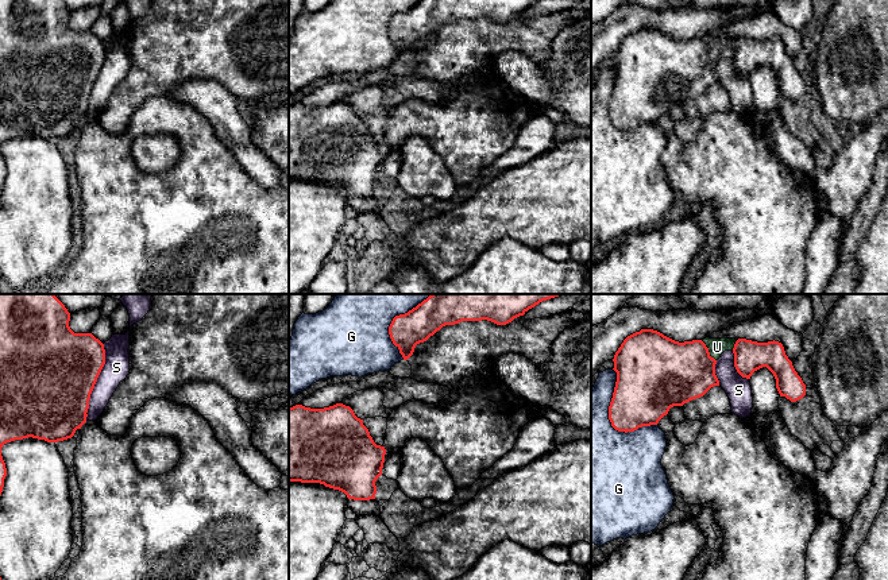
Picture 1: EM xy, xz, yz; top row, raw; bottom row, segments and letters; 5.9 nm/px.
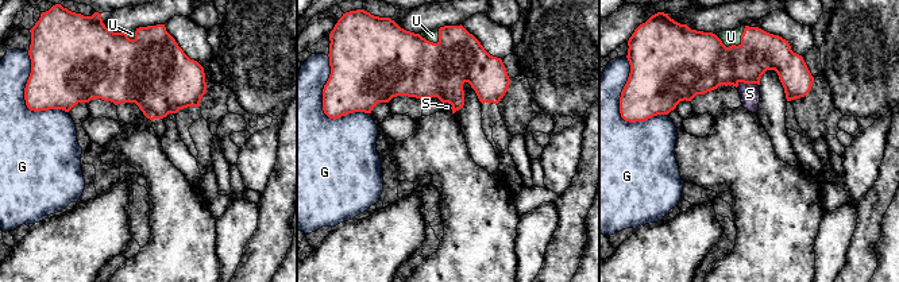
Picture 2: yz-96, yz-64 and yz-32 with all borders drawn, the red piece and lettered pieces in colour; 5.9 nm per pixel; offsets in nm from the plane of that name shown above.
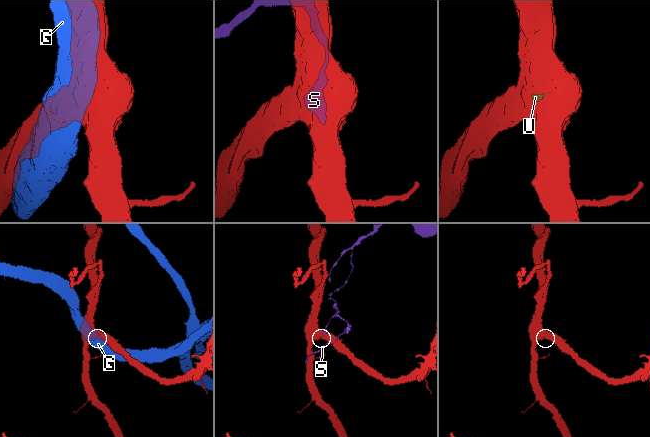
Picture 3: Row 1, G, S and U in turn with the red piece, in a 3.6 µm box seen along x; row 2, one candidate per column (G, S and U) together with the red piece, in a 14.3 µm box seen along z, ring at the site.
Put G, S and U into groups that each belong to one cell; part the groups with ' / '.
G / S / U

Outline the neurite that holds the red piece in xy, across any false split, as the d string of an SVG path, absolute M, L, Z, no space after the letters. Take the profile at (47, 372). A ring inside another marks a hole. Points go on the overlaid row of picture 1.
M0 294L0 495L7 476L5 463L1 456L4 444L28 437L47 442L63 441L72 438L76 430L86 422L90 394L105 364L105 349L104 344L92 333L74 333L69 326L69 321L70 313L54 294Z

